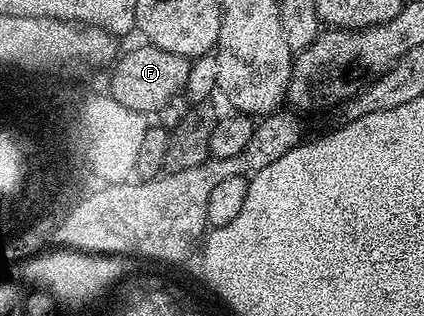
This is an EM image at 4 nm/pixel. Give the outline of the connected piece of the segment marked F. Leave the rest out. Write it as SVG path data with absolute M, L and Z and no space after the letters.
M151 45L138 47L135 51L124 55L117 60L118 68L115 69L114 76L110 79L110 88L108 88L114 102L118 103L121 108L151 113L150 111L160 110L165 103L172 102L174 95L183 94L192 66L189 58L165 52L164 49Z

